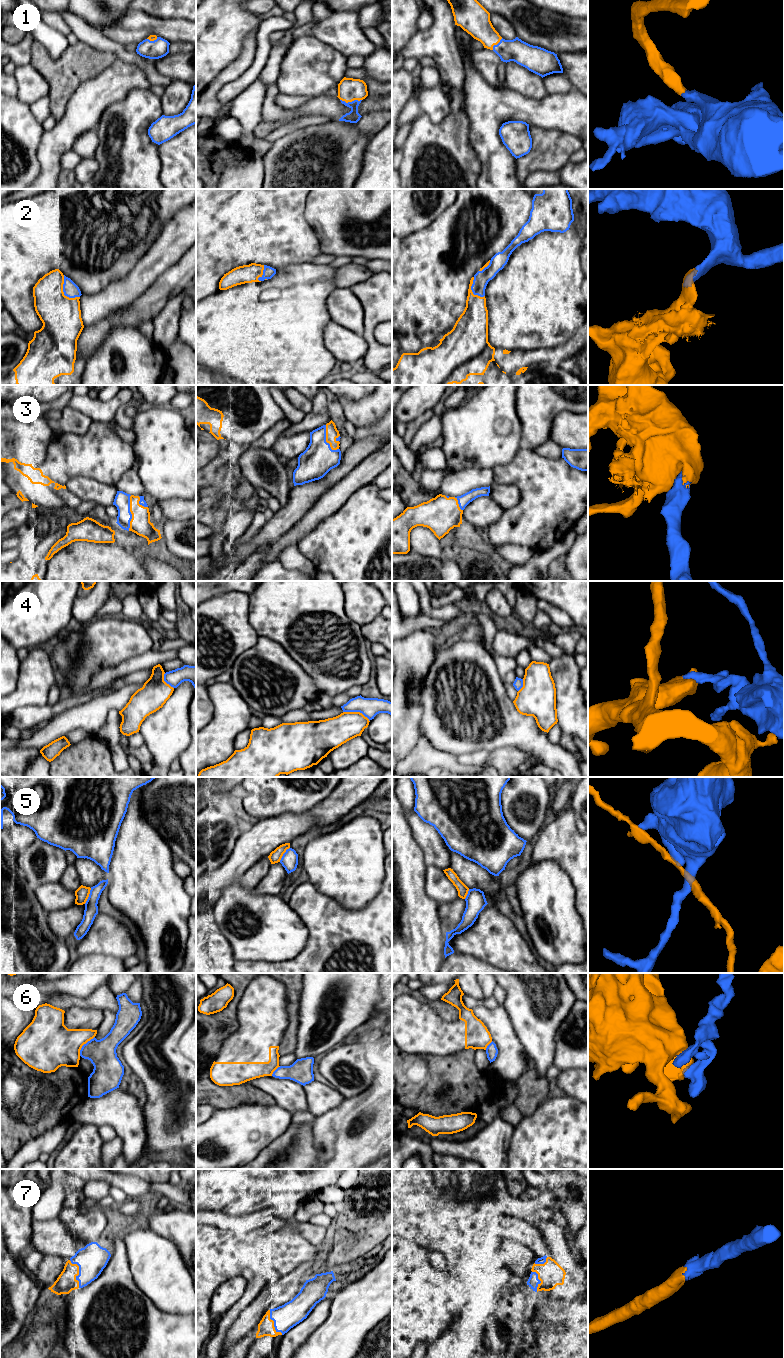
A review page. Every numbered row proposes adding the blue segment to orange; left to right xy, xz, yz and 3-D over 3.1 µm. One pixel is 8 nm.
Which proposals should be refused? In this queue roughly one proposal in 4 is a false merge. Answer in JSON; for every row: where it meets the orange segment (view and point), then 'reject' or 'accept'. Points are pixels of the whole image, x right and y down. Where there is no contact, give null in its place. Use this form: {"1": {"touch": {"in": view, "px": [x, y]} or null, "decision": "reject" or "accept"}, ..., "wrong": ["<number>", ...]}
{"1": {"touch": {"in": "xz", "px": [351, 101]}, "decision": "accept"}, "2": {"touch": {"in": "xy", "px": [63, 292]}, "decision": "accept"}, "3": {"touch": {"in": "xy", "px": [131, 513]}, "decision": "accept"}, "4": {"touch": {"in": "xz", "px": [357, 712]}, "decision": "reject"}, "5": {"touch": {"in": "xy", "px": [88, 896]}, "decision": "reject"}, "6": {"touch": {"in": "xy", "px": [83, 1044]}, "decision": "reject"}, "7": {"touch": {"in": "xy", "px": [78, 1272]}, "decision": "accept"}, "wrong": ["4", "5", "6"]}

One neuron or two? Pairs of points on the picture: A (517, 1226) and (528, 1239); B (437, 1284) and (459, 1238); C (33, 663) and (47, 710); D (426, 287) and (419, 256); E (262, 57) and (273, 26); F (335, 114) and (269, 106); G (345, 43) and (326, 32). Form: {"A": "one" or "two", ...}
{"A": "one", "B": "two", "C": "two", "D": "one", "E": "one", "F": "one", "G": "one"}

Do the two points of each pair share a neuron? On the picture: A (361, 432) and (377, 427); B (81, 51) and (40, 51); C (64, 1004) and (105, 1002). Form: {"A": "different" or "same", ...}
{"A": "same", "B": "same", "C": "same"}

